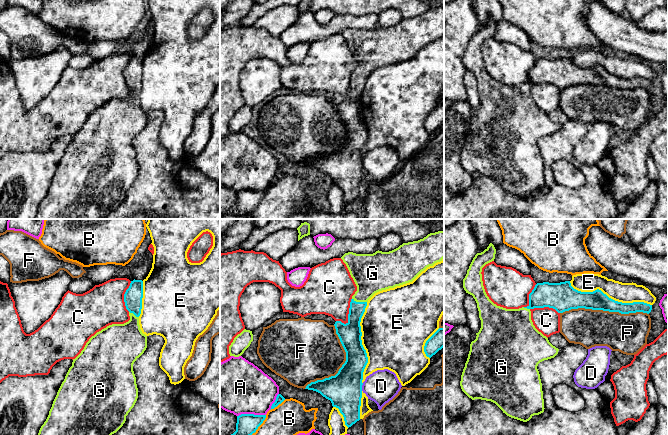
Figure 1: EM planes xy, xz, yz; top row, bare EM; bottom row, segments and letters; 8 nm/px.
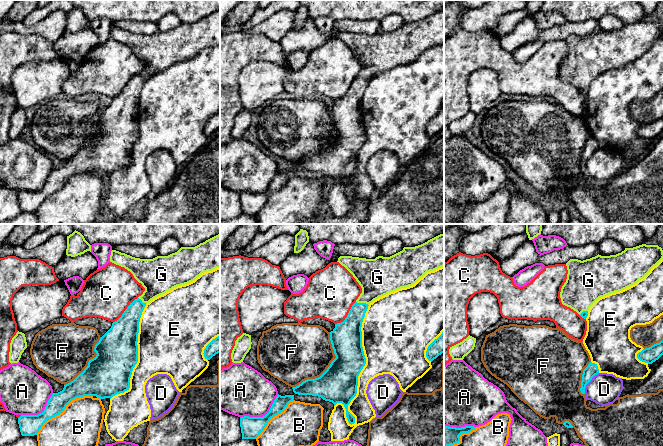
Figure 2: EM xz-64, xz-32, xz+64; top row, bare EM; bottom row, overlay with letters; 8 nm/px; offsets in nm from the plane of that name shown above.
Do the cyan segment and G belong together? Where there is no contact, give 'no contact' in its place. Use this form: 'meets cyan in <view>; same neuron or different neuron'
meets cyan in xz; same neuron

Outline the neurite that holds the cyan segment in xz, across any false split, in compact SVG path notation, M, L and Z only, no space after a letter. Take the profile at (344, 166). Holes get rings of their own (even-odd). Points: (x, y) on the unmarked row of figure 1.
M444 7L430 9L418 17L403 19L389 28L379 26L373 30L348 28L341 33L357 62L357 67L350 78L348 98L344 100L336 97L334 100L336 110L346 128L346 137L335 152L311 158L305 165L316 167L330 176L332 182L338 184L343 191L348 204L360 196L363 148L368 139L367 129L361 116L360 98L368 76L379 67L412 58L427 43L442 37L443 34Z

